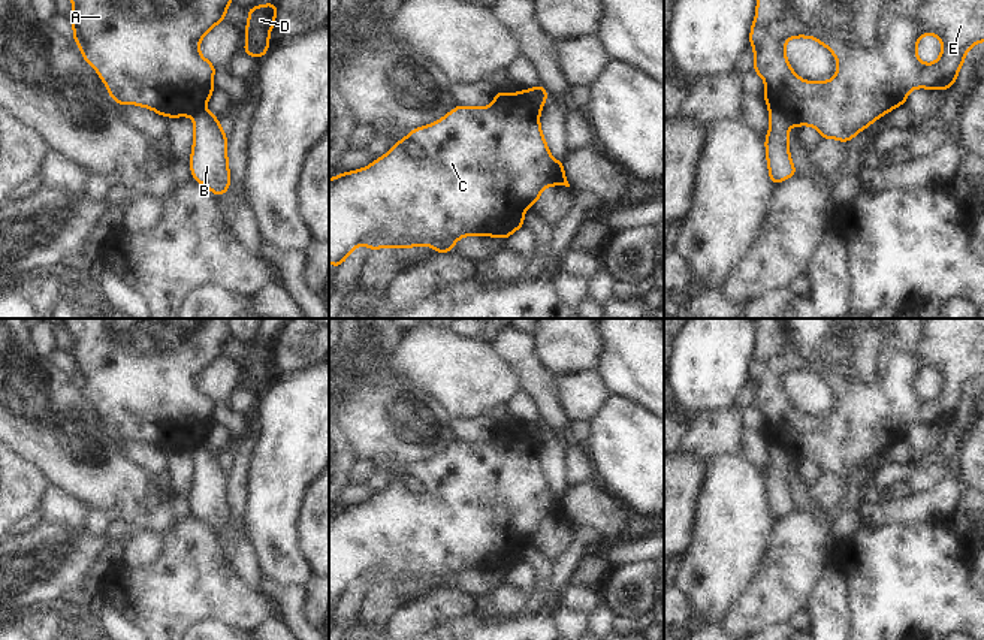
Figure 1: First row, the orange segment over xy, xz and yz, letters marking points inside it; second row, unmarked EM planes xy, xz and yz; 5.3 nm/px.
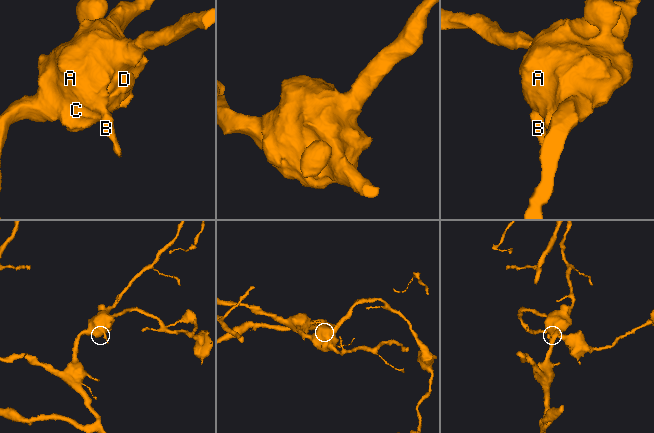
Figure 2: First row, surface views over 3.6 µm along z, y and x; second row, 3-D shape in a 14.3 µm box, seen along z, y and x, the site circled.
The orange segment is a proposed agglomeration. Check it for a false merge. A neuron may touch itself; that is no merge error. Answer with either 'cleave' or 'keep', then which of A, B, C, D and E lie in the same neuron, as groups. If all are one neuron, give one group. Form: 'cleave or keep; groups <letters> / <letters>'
cleave; groups A C D E / B

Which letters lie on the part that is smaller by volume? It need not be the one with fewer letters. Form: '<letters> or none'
B

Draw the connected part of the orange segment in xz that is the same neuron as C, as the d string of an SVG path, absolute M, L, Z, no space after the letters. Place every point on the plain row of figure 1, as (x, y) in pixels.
M526 426L496 431L489 443L458 440L444 453L411 465L395 477L386 490L368 502L341 508L329 514L329 597L335 604L357 580L371 586L383 582L411 583L434 580L434 588L449 588L467 570L499 571L507 574L523 562L526 541L538 535L546 520L570 522L564 496L555 496L538 458L541 446L528 435Z

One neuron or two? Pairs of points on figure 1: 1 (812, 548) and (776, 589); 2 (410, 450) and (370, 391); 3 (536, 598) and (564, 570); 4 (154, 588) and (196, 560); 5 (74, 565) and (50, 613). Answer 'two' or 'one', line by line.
1: one
2: one
3: one
4: one
5: two

